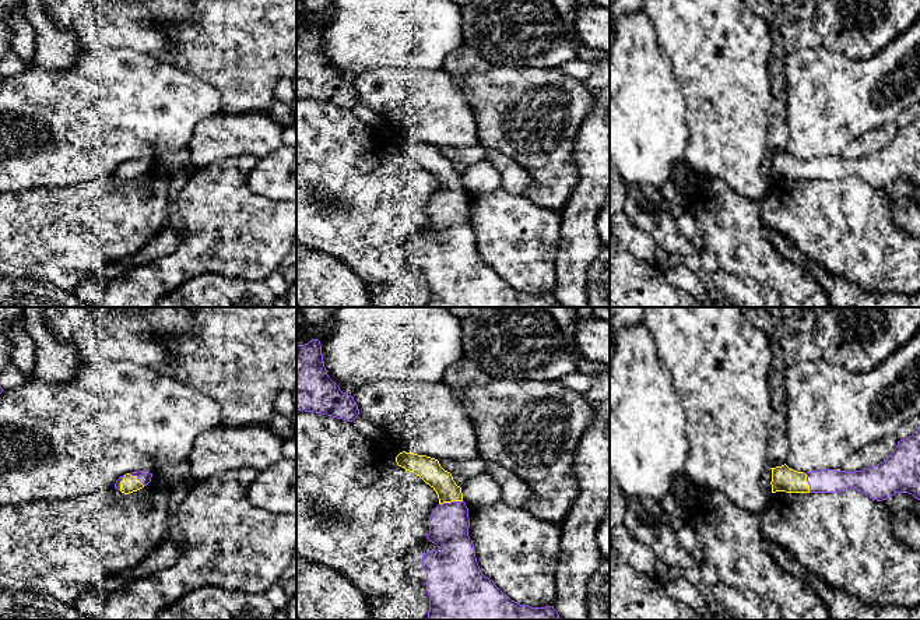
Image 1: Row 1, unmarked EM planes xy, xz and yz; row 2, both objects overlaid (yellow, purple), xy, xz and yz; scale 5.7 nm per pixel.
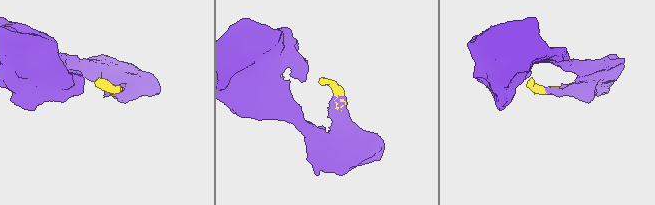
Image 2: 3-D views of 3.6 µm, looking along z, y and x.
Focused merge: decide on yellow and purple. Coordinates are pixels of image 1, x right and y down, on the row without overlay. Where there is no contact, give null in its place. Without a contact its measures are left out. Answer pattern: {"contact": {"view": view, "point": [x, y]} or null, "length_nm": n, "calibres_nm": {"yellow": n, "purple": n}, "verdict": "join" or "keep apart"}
{"contact": {"view": "xz", "point": [450, 189]}, "length_nm": 140, "calibres_nm": {"yellow": 140, "purple": 240}, "verdict": "join"}

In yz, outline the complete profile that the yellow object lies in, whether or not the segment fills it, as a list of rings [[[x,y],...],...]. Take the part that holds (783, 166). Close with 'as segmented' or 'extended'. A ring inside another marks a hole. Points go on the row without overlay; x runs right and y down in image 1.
[[[920,115],[907,126],[898,128],[893,140],[882,149],[856,159],[822,156],[797,159],[786,151],[772,156],[772,180],[840,180],[856,176],[872,187],[882,189],[896,180],[909,180],[920,187]]]; extended

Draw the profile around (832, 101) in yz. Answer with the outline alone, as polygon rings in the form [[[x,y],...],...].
[[[920,15],[896,40],[881,49],[868,60],[850,60],[825,46],[787,54],[784,61],[786,119],[789,142],[786,152],[797,159],[842,156],[843,151],[860,135],[879,128],[920,102]]]

